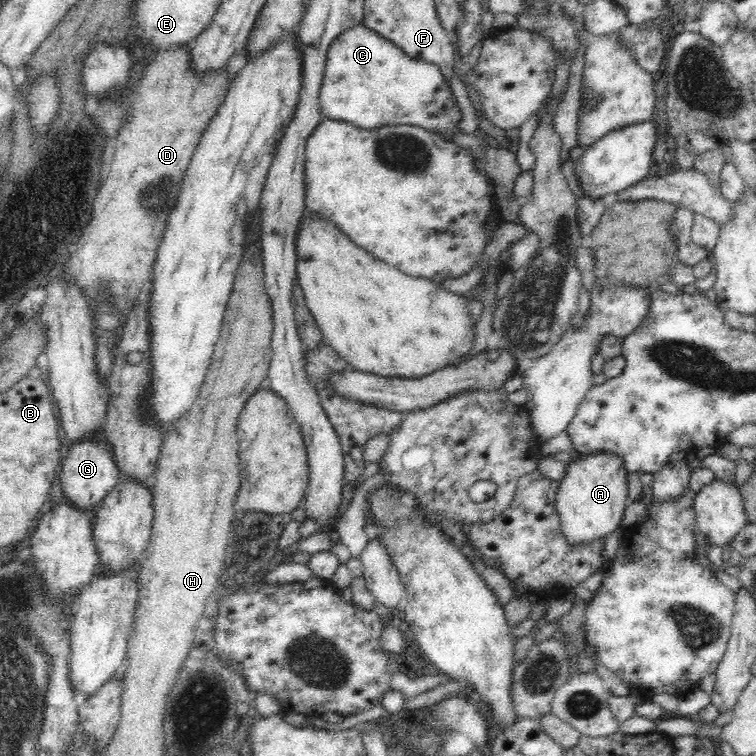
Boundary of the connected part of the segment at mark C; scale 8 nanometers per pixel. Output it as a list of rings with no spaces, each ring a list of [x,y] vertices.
[[[363,24],[348,28],[332,40],[318,98],[324,118],[350,122],[358,128],[412,125],[436,133],[459,134],[456,126],[462,114],[440,69],[432,63],[410,59],[396,45]]]

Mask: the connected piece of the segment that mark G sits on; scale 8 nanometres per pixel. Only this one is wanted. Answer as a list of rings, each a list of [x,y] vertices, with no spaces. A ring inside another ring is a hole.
[[[102,431],[93,439],[84,439],[69,447],[68,455],[62,461],[61,474],[59,475],[64,501],[70,503],[78,511],[92,511],[103,502],[105,496],[113,491],[120,482],[118,467],[110,455],[110,445]]]

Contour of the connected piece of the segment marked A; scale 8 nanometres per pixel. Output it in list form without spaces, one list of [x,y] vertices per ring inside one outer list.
[[[594,453],[580,456],[565,468],[564,478],[560,480],[557,490],[555,507],[559,514],[562,535],[568,544],[587,545],[594,541],[604,541],[606,536],[621,528],[625,508],[630,502],[628,499],[627,470],[616,455],[610,453]]]

